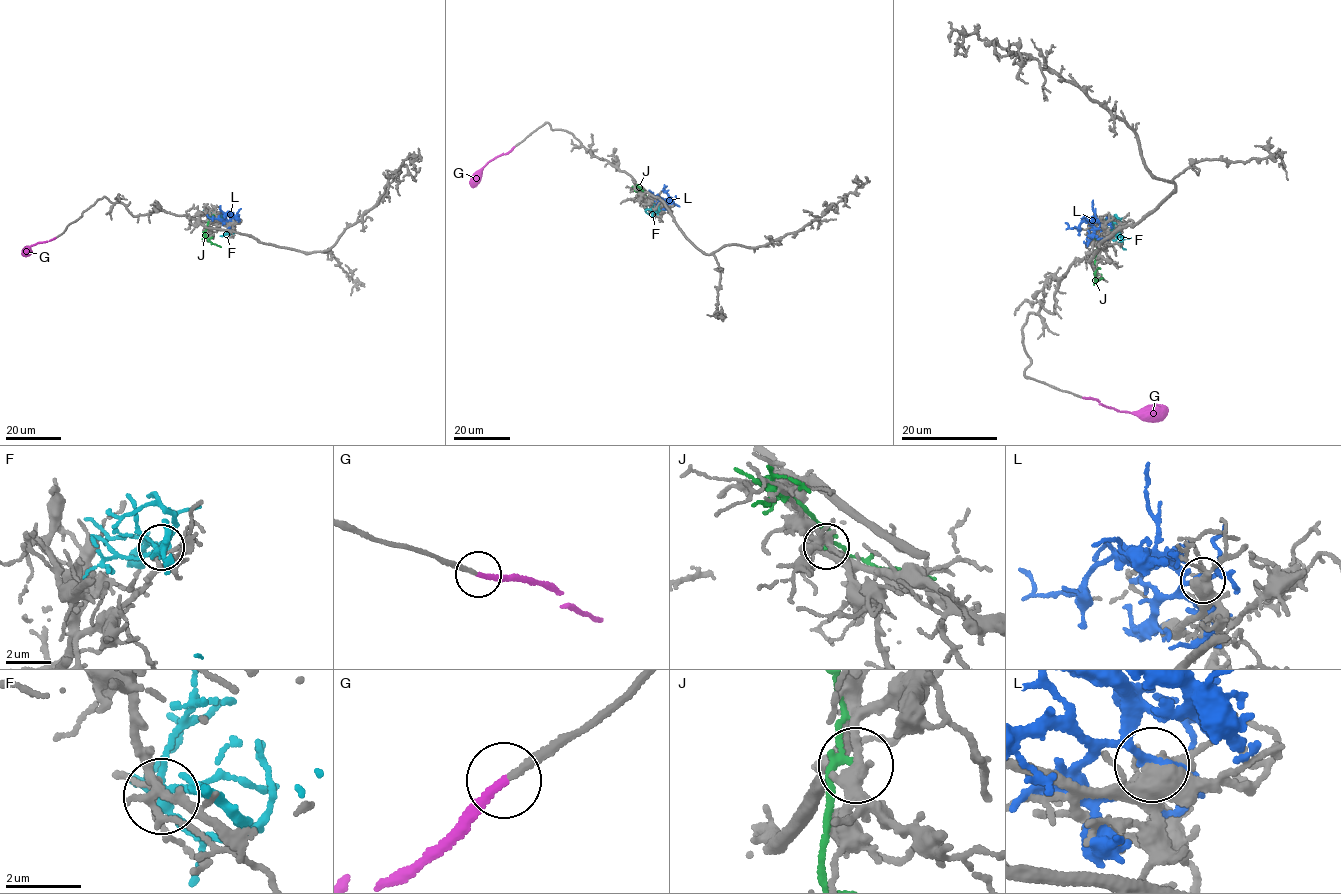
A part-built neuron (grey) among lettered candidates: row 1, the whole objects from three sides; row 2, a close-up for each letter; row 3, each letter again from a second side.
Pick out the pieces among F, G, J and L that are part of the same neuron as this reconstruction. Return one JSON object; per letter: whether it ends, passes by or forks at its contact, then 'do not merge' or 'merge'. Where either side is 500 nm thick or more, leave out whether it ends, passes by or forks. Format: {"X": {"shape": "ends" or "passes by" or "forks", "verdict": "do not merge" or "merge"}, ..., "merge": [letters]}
{"F": {"shape": "forks", "verdict": "do not merge"}, "G": {"shape": "ends", "verdict": "merge"}, "J": {"shape": "passes by", "verdict": "do not merge"}, "L": {"shape": "forks", "verdict": "do not merge"}, "merge": ["G"]}

